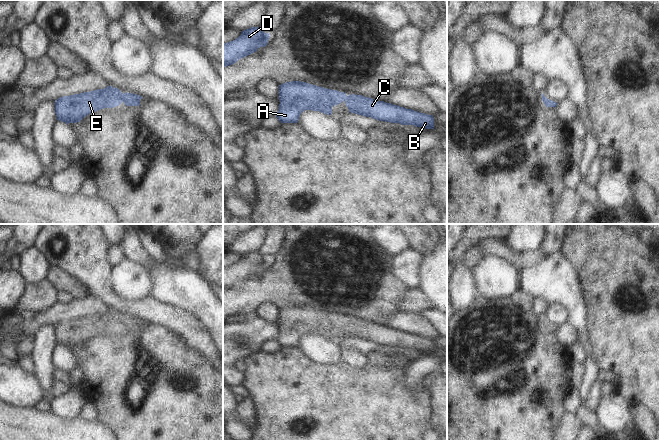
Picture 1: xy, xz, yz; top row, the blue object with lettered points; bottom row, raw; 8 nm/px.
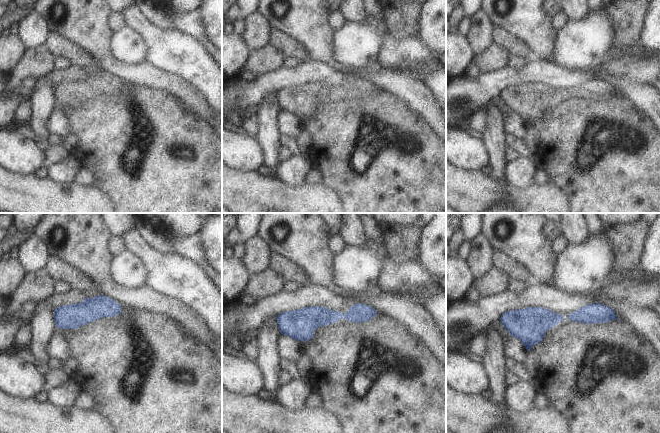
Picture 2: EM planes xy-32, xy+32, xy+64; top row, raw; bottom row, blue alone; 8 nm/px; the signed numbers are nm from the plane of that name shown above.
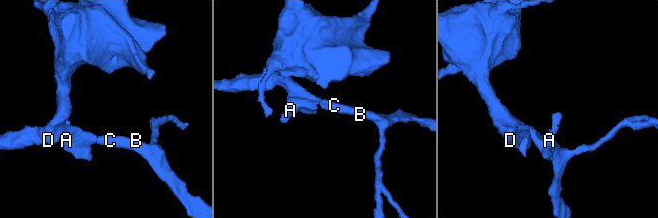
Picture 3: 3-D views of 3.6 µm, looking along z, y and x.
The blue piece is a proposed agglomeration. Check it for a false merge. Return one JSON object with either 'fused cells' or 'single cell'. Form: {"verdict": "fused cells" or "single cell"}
{"verdict": "single cell"}

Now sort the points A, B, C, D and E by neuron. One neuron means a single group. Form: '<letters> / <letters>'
A B C D E

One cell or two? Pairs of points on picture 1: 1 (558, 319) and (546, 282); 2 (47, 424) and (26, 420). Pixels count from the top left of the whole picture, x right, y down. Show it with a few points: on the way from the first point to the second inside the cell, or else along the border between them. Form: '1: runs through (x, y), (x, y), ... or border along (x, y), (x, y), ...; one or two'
1: border along (550, 303), (562, 304), (567, 309), (568, 321); two
2: runs through (42, 424), (31, 424); one

